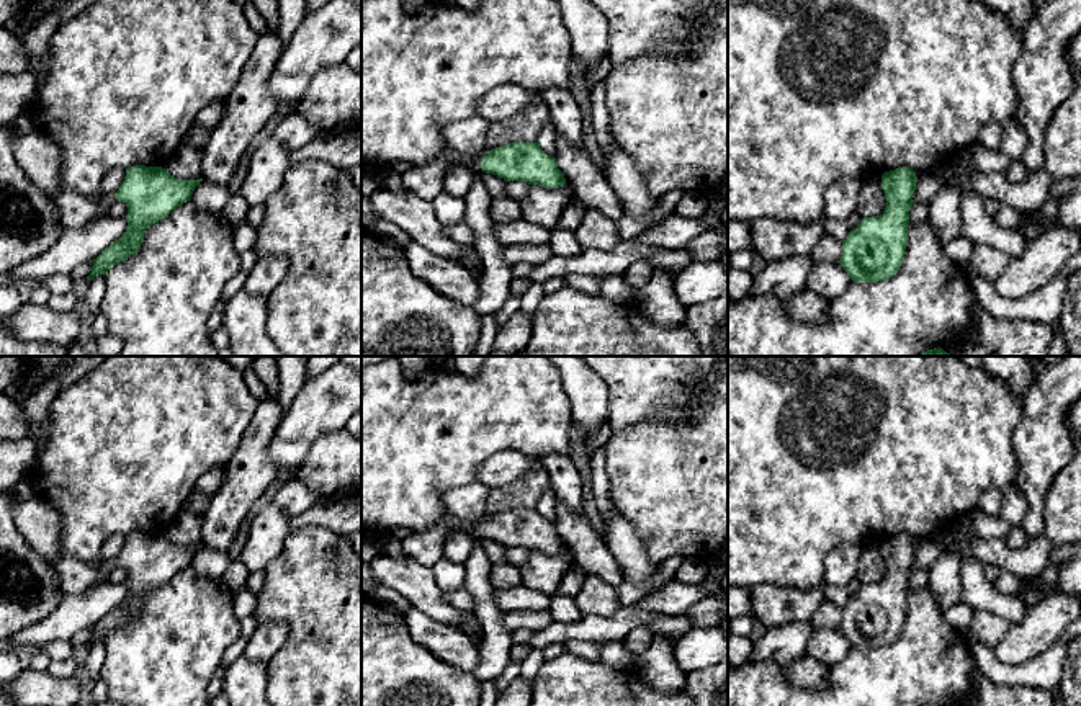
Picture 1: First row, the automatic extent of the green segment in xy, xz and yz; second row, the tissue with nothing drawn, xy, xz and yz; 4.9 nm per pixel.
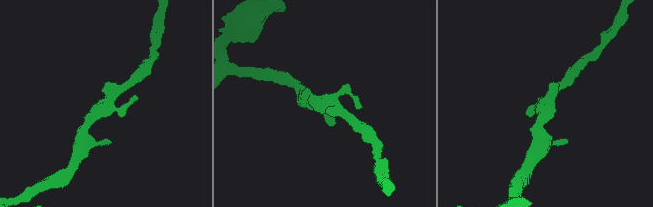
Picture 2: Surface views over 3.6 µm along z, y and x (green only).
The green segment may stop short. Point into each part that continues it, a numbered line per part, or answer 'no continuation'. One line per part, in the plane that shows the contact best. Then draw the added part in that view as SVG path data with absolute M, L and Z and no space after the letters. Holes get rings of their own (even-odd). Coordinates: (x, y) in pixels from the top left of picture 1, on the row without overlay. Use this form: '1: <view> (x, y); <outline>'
1: xz (424, 546); M450 513L445 521L428 531L412 531L401 546L409 557L432 569L443 557L445 541L453 531L481 534L482 523L484 520L468 525Z

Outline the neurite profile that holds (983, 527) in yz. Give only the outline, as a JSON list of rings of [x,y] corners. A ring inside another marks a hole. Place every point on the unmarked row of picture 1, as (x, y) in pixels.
[[[978,507],[968,512],[971,518],[971,534],[975,539],[998,539],[1004,538],[1011,526],[998,515],[986,515]]]

